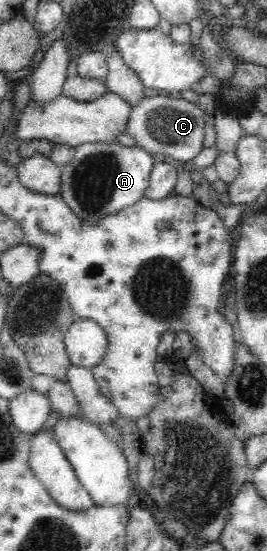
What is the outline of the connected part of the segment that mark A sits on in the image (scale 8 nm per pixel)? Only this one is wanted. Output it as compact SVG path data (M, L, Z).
M88 143L75 148L73 159L61 169L58 194L82 223L98 223L100 219L116 215L144 197L155 161L142 147Z

